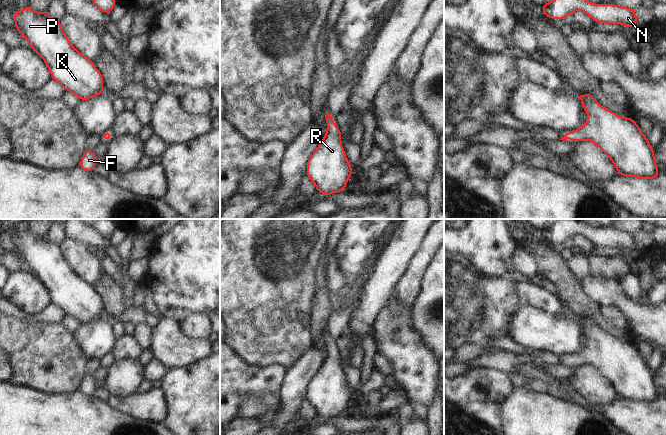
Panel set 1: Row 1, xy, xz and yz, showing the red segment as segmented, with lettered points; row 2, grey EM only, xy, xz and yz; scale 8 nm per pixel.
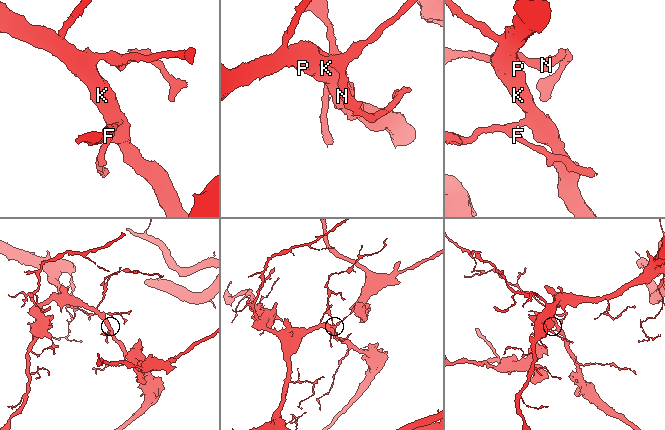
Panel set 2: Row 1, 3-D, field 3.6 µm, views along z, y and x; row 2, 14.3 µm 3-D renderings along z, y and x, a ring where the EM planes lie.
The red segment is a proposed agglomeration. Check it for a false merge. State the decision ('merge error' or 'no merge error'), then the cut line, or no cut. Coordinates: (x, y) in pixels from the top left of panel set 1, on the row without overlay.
no merge error | no cut

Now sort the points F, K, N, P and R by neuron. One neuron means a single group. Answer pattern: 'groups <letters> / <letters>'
groups F K N P R

